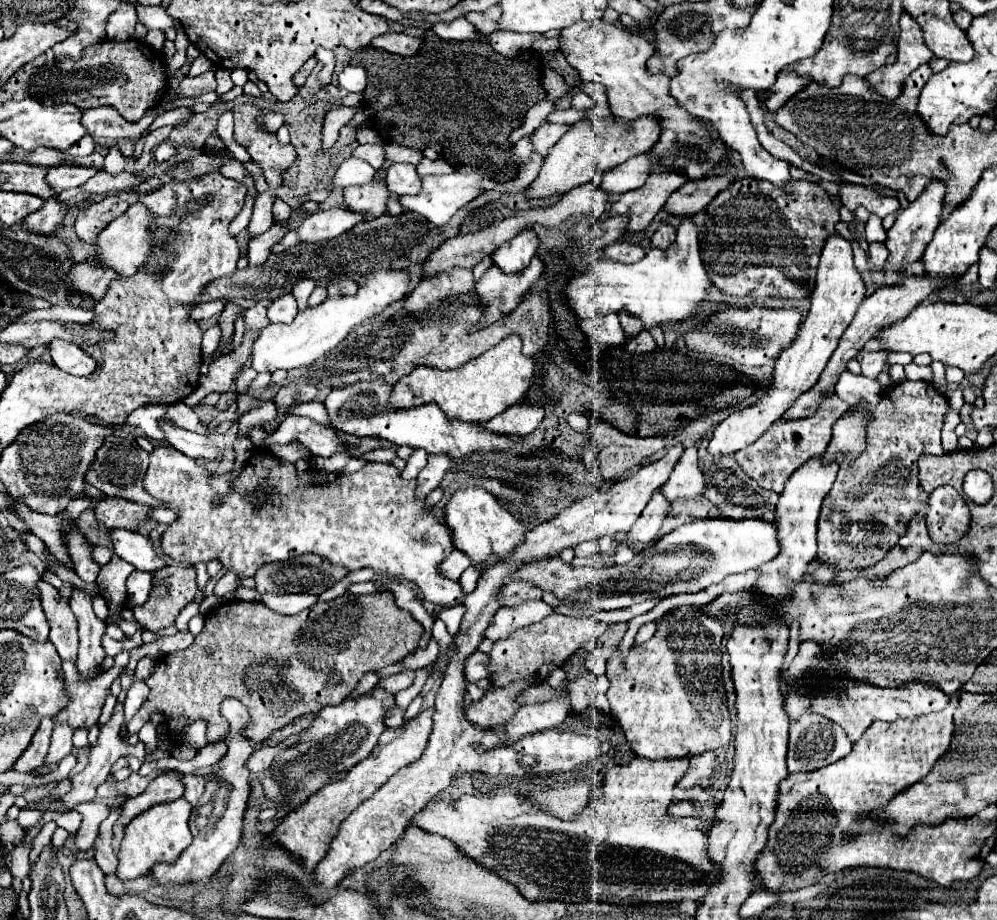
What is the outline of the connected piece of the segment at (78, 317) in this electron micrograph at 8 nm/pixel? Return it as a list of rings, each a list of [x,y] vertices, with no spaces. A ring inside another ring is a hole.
[[[51,306],[47,309],[31,309],[18,317],[18,321],[36,322],[42,320],[57,322],[90,323],[94,319],[92,310],[84,310],[80,307]]]

